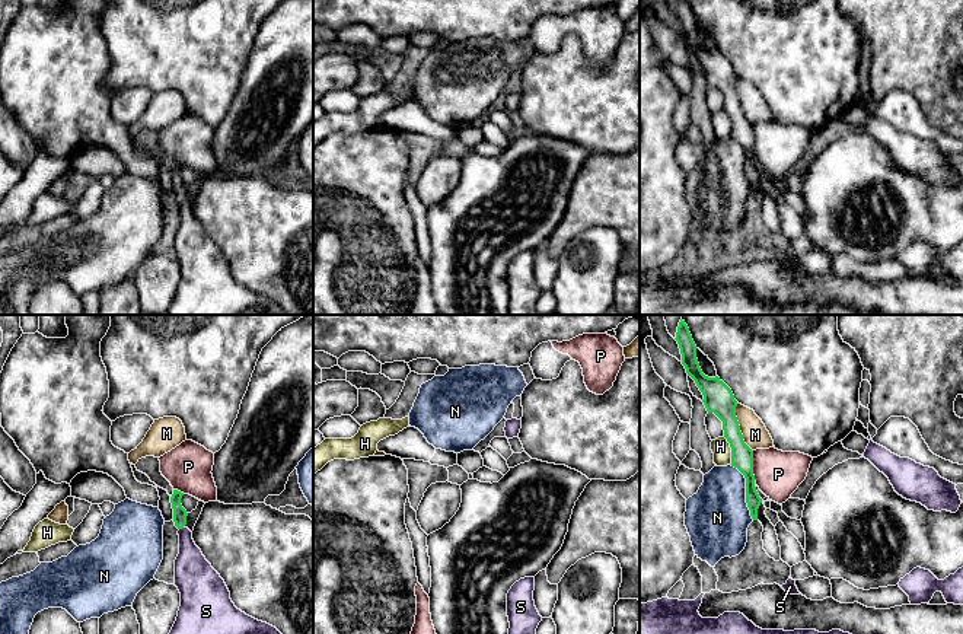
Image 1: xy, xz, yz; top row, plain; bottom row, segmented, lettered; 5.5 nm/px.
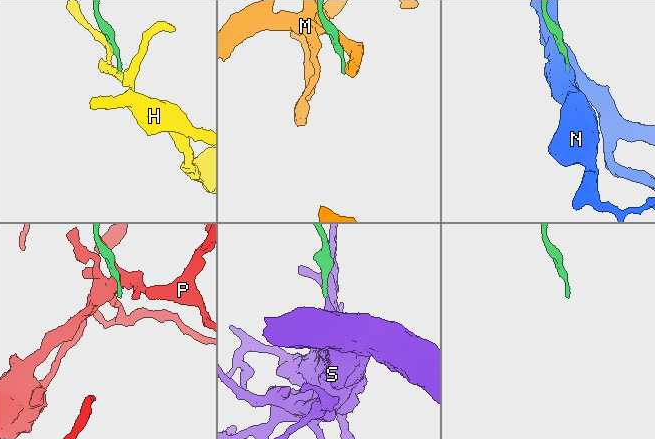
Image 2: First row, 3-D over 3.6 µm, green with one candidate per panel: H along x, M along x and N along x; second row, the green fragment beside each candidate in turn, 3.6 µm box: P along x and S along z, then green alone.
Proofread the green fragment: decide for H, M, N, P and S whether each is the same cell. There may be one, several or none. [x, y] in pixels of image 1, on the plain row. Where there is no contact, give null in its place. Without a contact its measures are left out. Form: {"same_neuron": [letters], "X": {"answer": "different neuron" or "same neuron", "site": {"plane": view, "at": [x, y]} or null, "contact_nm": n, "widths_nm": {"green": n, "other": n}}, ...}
{"same_neuron": ["S"], "H": {"answer": "different neuron", "site": {"plane": "yz", "at": [732, 124]}, "contact_nm": 170, "widths_nm": {"green": 130, "other": 100}}, "M": {"answer": "different neuron", "site": {"plane": "yz", "at": [739, 101]}, "contact_nm": 280, "widths_nm": {"green": 160, "other": 140}}, "N": {"answer": "different neuron", "site": {"plane": "yz", "at": [746, 165]}, "contact_nm": 340, "widths_nm": {"green": 130, "other": 360}}, "P": {"answer": "different neuron", "site": {"plane": "yz", "at": [752, 139]}, "contact_nm": 170, "widths_nm": {"green": 130, "other": 260}}, "S": {"answer": "same neuron", "site": {"plane": "xy", "at": [181, 201]}, "contact_nm": 30, "widths_nm": {"green": 80, "other": 200}}}

